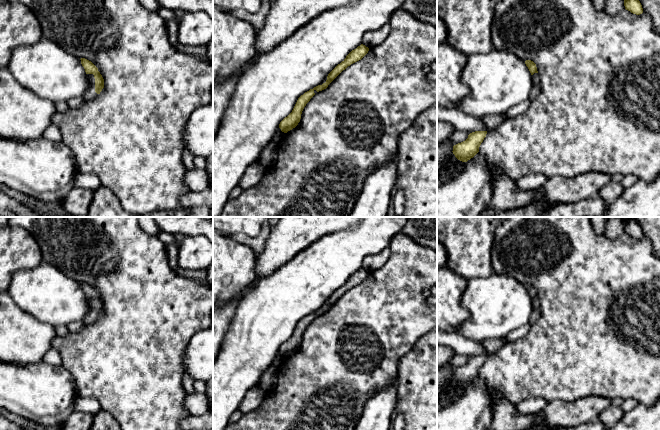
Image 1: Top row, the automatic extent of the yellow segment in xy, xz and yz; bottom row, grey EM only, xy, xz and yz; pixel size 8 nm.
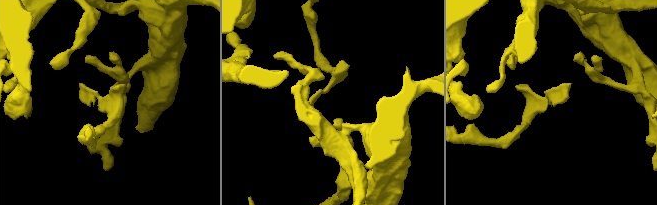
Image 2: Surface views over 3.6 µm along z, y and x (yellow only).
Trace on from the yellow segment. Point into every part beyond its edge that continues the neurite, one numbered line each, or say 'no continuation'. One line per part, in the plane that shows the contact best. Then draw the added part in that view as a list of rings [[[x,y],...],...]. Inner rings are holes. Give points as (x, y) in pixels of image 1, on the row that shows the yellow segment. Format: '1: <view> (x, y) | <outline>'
1: xy (90, 94) | [[[88,74],[88,80],[89,80],[89,88],[85,92],[83,98],[86,101],[93,100],[97,97],[97,93],[95,92],[95,78],[93,74]]]

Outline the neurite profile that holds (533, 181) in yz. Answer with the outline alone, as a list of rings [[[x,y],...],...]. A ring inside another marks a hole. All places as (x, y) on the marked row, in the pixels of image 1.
[[[538,173],[524,175],[516,181],[520,190],[530,191],[540,189],[549,178]]]

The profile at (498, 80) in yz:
[[[495,48],[489,53],[469,55],[461,74],[461,81],[468,87],[470,94],[456,106],[456,109],[477,118],[506,113],[513,106],[529,100],[532,90],[532,75],[525,61],[509,51],[497,50]]]

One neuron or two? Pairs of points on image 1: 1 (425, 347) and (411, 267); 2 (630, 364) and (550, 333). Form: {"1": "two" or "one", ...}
{"1": "two", "2": "one"}

